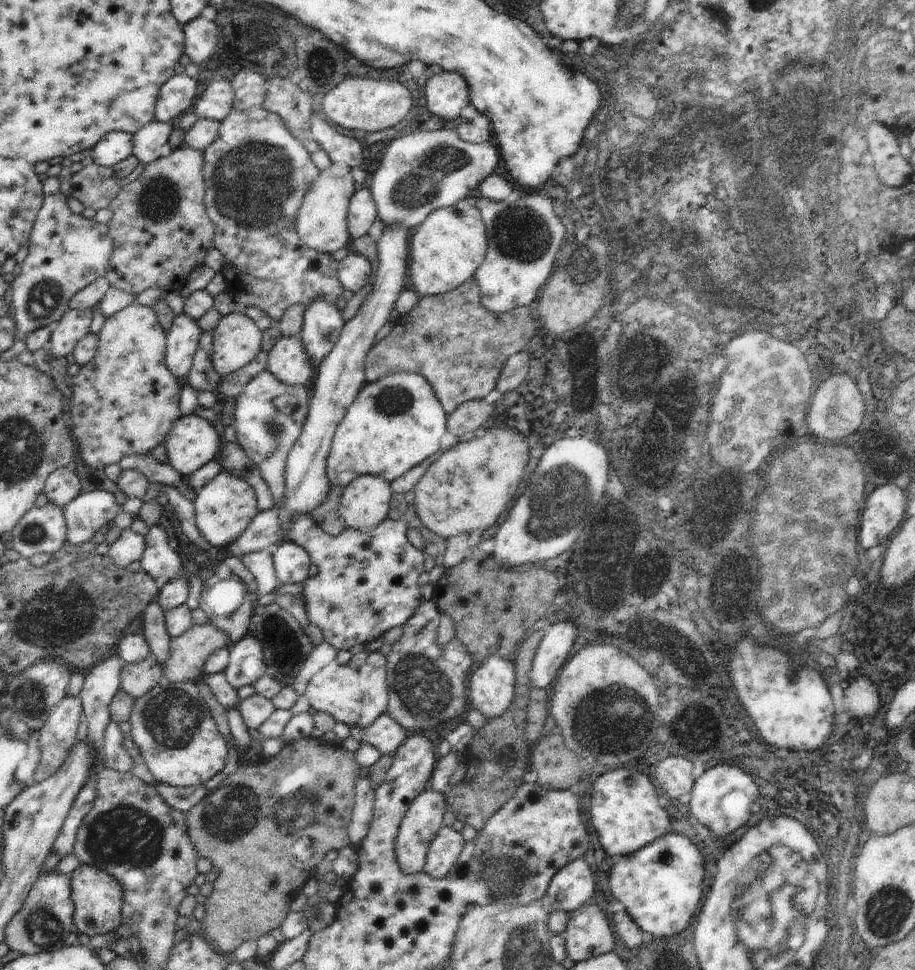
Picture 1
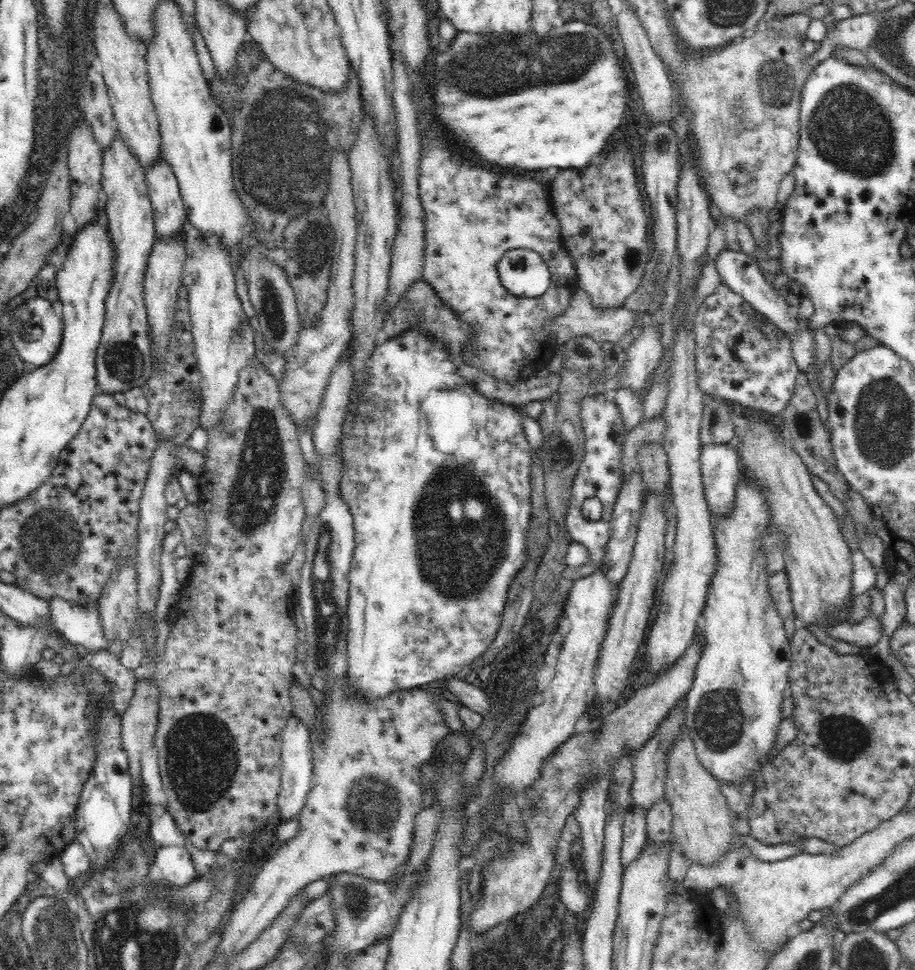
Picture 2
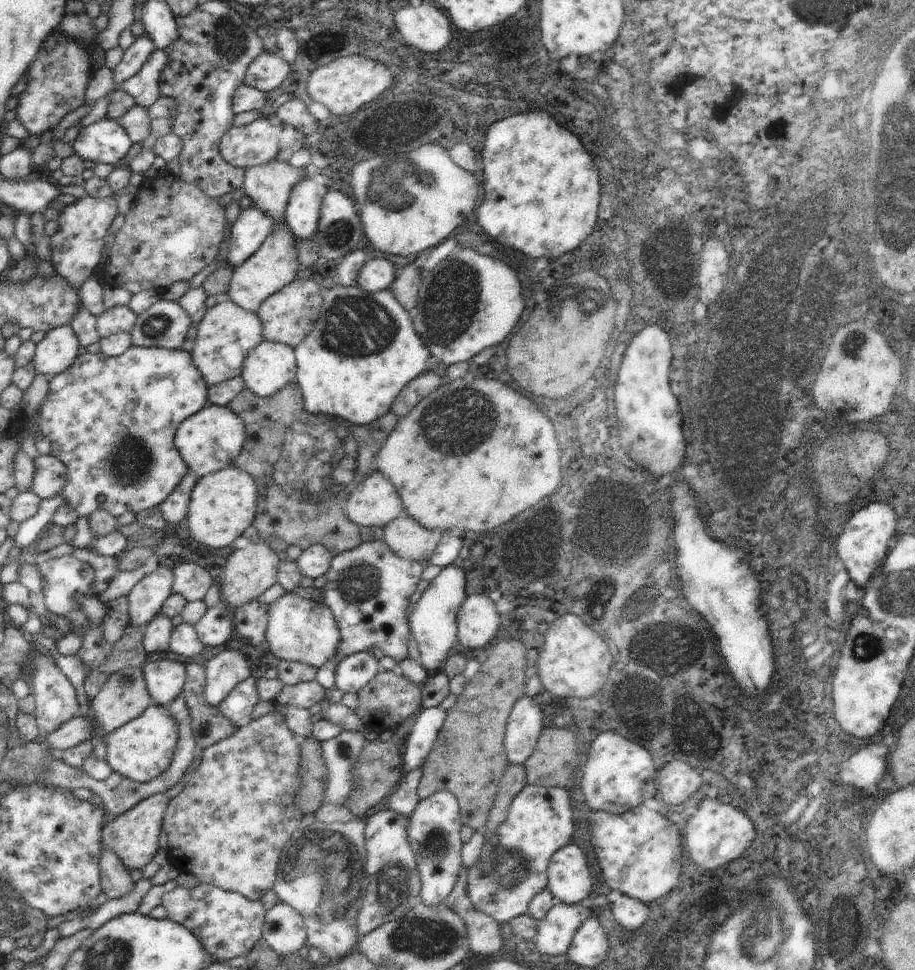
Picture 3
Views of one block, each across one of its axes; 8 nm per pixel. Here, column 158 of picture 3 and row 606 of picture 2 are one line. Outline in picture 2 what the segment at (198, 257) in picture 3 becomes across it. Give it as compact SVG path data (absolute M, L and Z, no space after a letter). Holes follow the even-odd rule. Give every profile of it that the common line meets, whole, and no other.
M261 357L254 358L248 367L239 373L239 380L232 392L231 404L225 414L220 417L216 426L208 428L208 440L205 446L205 466L199 480L201 492L199 504L204 509L208 529L207 544L202 560L196 560L195 573L189 576L184 590L180 592L180 610L186 614L186 622L174 624L164 648L164 656L157 662L155 670L155 683L159 688L159 719L154 735L155 748L157 749L157 762L159 774L167 800L167 812L178 824L178 828L186 839L198 850L218 852L227 839L239 840L240 836L252 834L274 818L278 812L276 800L280 788L281 742L282 732L288 719L293 715L293 706L290 698L290 687L294 682L292 673L294 663L297 661L297 648L299 638L298 627L292 612L292 591L294 590L291 576L287 571L289 560L298 552L298 543L301 538L302 522L304 522L305 508L302 500L302 488L307 476L307 462L305 461L297 427L288 415L288 411L280 401L280 383L263 366ZM190 626L195 626L196 632L190 632ZM196 634L196 636L192 636Z

